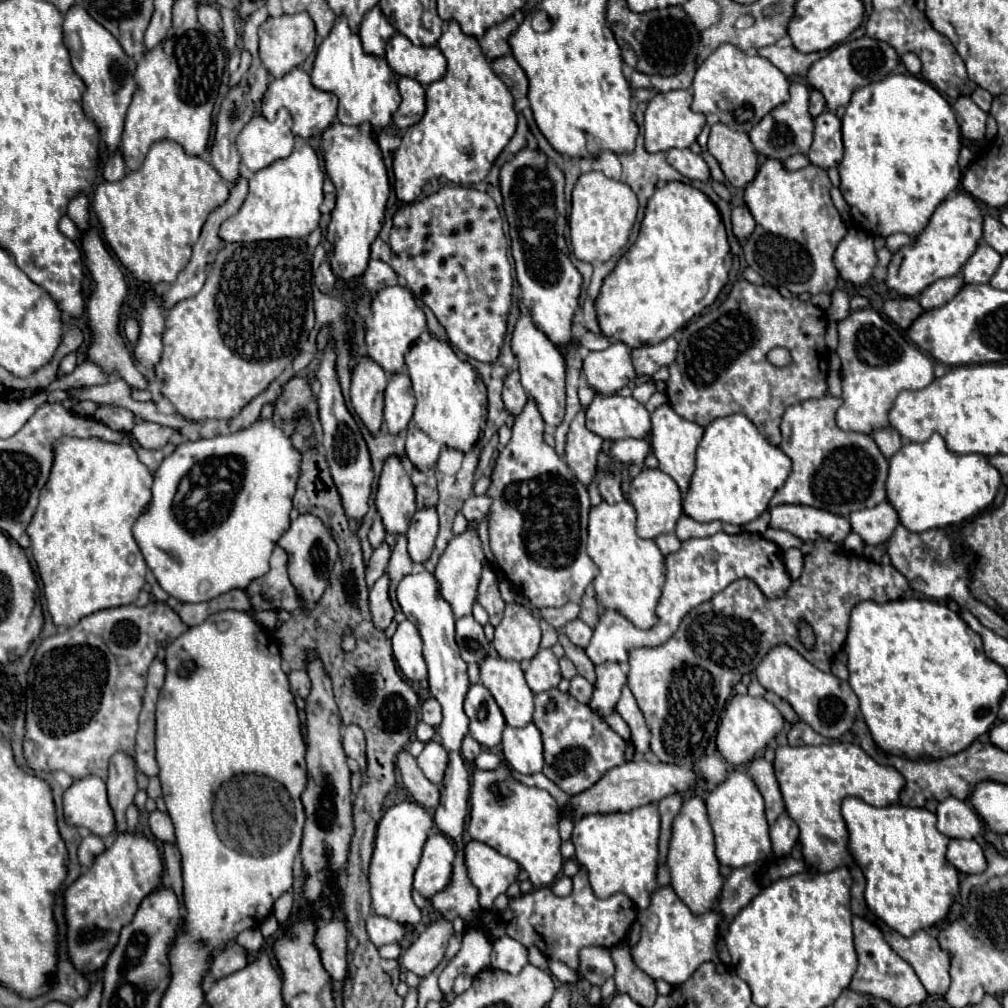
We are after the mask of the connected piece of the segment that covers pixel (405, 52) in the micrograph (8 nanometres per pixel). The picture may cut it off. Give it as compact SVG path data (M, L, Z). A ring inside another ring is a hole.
M395 33L387 43L387 63L397 75L417 79L423 87L445 77L447 59L439 47L417 47L401 33Z

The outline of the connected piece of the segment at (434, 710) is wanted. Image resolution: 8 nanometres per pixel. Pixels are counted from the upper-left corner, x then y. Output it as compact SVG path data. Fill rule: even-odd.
M433 697L427 699L427 701L423 703L423 707L421 707L421 721L425 721L425 723L431 725L431 727L437 727L437 725L441 723L441 719L443 719L441 705L439 705Z

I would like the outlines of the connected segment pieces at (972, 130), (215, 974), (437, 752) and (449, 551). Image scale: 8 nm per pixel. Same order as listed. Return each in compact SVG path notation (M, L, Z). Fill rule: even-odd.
M959 97L953 105L957 123L959 123L960 131L963 137L967 139L983 139L985 137L985 121L987 121L987 113L981 111L971 97Z
M231 943L231 945L225 947L223 953L213 957L213 963L211 963L211 969L209 969L209 977L213 977L215 981L223 979L223 977L243 969L247 963L249 963L247 951L243 947L239 947L237 943Z
M427 741L423 753L417 757L417 763L421 767L421 771L425 773L425 777L439 785L443 781L445 769L447 769L447 751L443 749L441 743L437 741Z
M469 523L469 529L463 535L457 535L447 545L435 569L435 579L439 583L439 595L451 605L455 619L471 615L473 603L477 601L477 585L481 579L483 563L485 563L485 553L481 549L481 541L477 535L477 523Z

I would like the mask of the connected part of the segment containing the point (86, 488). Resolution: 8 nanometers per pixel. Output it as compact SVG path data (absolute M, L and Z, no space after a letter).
M61 437L59 441L55 441L55 461L53 461L53 469L49 475L47 485L43 487L41 495L39 495L39 507L33 515L33 521L27 527L27 535L31 537L31 551L39 569L39 575L43 579L43 587L45 587L45 599L47 599L47 611L53 619L53 623L57 627L71 627L77 625L79 619L87 617L87 613L95 613L99 609L109 609L109 607L121 607L121 605L131 605L137 601L137 595L141 591L141 587L145 585L145 573L147 573L147 565L143 555L139 553L139 547L133 539L133 525L135 521L147 511L147 507L151 505L151 485L153 485L153 475L151 471L139 461L135 449L131 449L131 445L115 445L115 443L105 443L99 439L77 439L77 437Z

